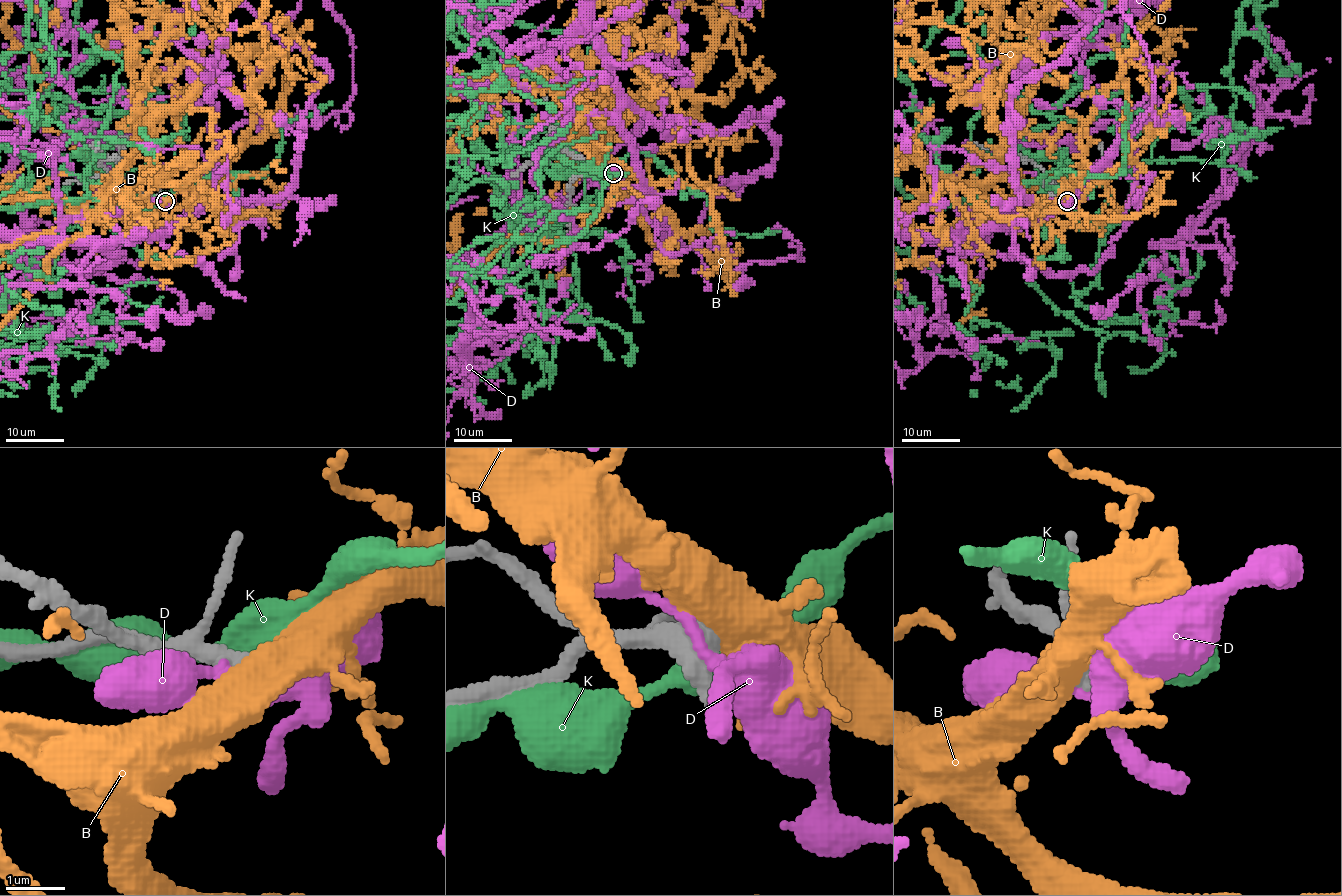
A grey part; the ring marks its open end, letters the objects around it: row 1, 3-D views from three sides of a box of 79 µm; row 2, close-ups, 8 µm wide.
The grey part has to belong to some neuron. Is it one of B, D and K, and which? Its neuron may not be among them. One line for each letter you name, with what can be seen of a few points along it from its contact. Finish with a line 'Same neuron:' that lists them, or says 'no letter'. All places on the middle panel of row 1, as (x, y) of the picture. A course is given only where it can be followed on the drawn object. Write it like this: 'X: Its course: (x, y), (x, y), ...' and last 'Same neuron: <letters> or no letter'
Same neuron: no letter

